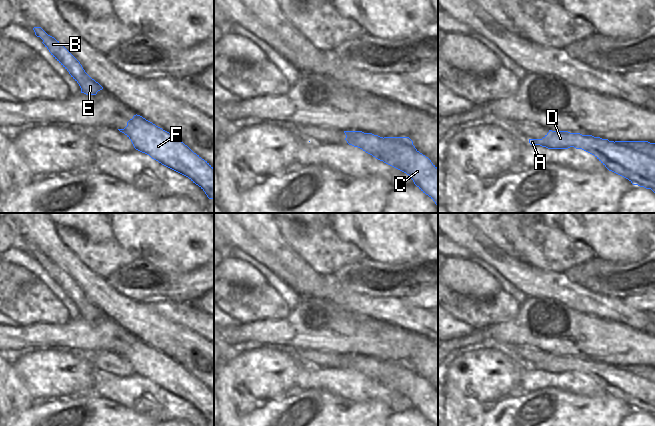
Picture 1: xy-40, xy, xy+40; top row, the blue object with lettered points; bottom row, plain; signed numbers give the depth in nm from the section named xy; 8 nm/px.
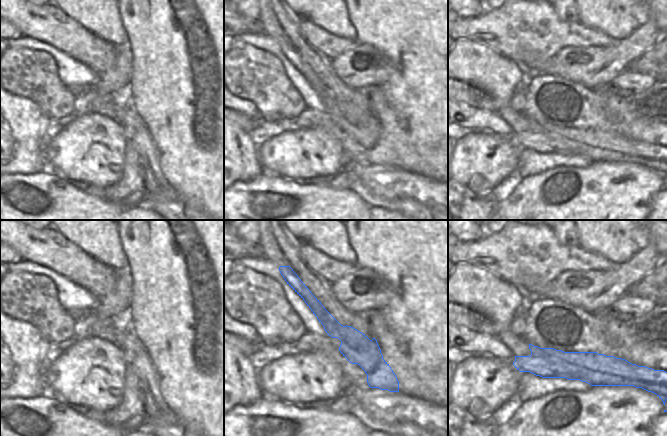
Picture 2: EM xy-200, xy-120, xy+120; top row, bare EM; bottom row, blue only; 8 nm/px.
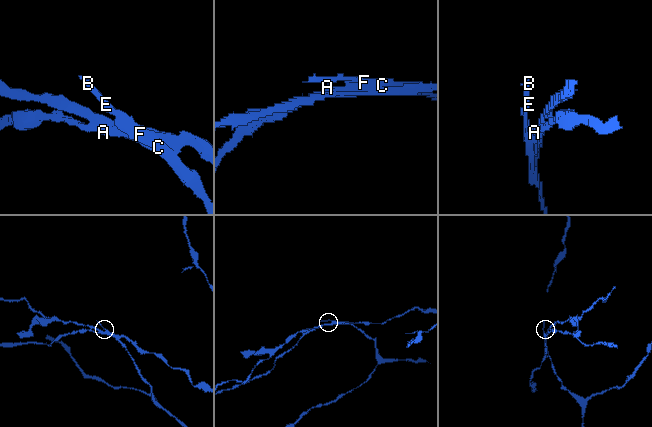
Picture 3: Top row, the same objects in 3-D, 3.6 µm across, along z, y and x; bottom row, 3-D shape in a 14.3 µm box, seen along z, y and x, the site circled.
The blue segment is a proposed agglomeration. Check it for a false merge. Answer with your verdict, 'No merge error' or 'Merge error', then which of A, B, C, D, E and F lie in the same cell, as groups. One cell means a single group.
Merge error. Groups: A D / B C E F

